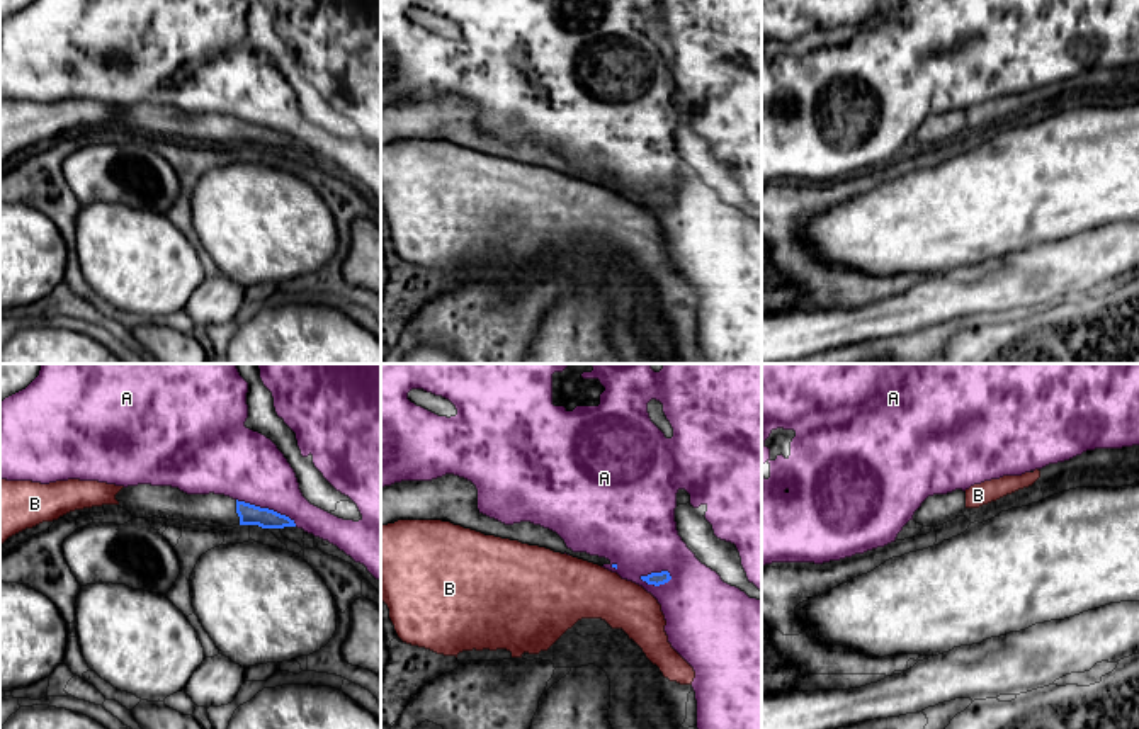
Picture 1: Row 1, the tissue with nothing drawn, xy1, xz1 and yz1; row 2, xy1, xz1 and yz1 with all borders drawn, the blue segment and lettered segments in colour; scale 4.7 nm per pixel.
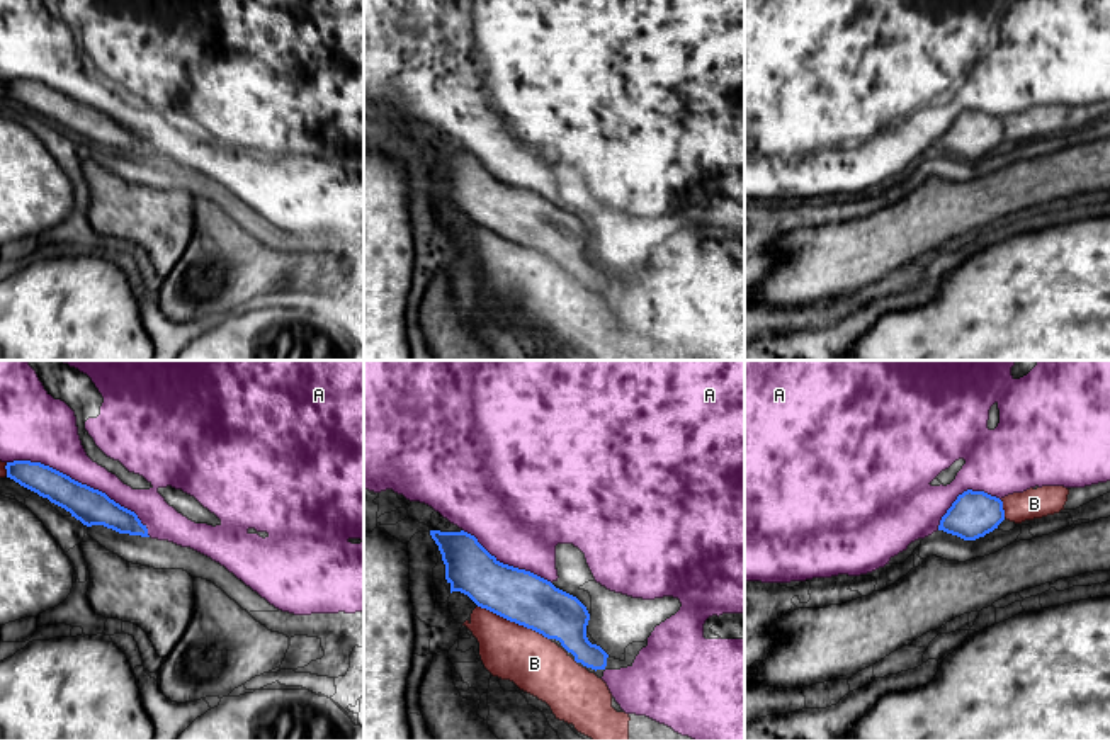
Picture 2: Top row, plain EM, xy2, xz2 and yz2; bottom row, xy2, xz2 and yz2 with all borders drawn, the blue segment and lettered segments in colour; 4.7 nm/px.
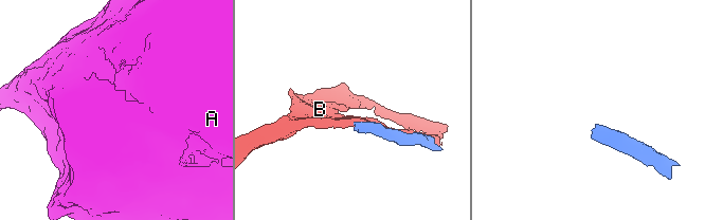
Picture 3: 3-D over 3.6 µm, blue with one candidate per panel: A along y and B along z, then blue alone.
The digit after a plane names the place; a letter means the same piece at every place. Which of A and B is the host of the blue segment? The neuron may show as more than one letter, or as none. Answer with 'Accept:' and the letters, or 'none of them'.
Accept: none of them

